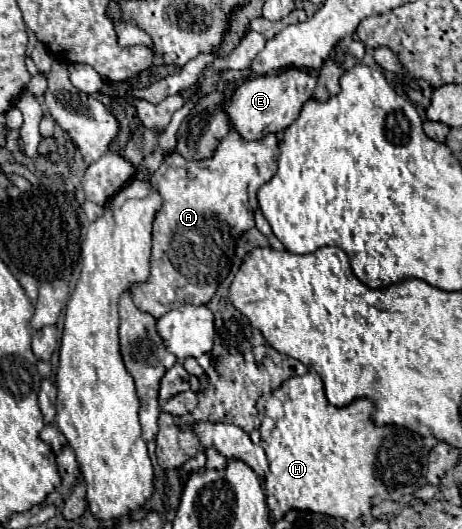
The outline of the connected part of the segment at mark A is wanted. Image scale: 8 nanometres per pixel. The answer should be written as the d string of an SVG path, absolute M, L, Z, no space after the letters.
M235 131L215 149L215 155L207 161L185 161L177 153L165 155L161 167L151 175L153 187L165 199L163 209L157 213L153 223L153 253L151 253L151 277L143 285L135 285L131 291L133 303L153 315L155 319L181 305L207 305L215 295L217 285L227 277L231 261L227 253L235 251L235 239L245 229L255 227L253 211L257 209L257 189L277 173L277 135L267 135L259 141L243 141Z

